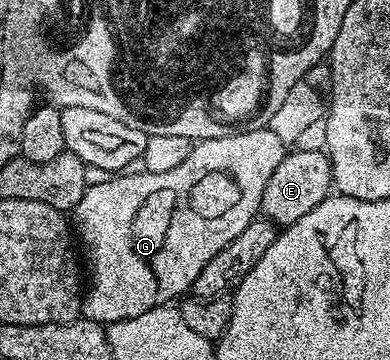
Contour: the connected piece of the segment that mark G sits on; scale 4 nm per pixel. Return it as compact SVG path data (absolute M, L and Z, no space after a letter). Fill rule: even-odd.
M268 129L241 131L228 137L203 139L194 143L192 153L164 173L144 171L135 175L115 174L104 184L87 186L84 197L74 206L72 223L86 246L90 262L90 288L82 295L81 318L101 325L140 317L153 307L165 307L177 295L185 296L196 277L262 210L264 185L276 173L276 165L287 155L287 148Z

